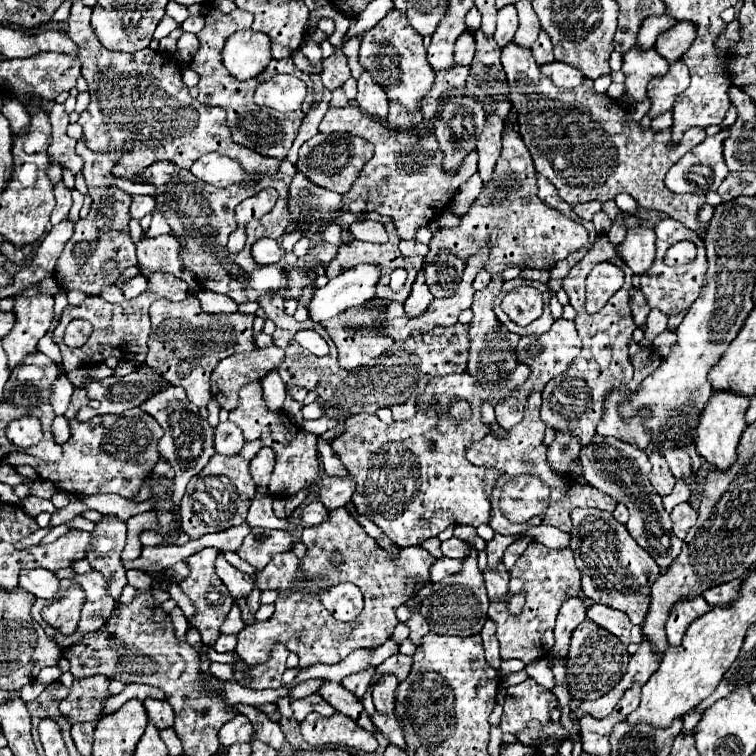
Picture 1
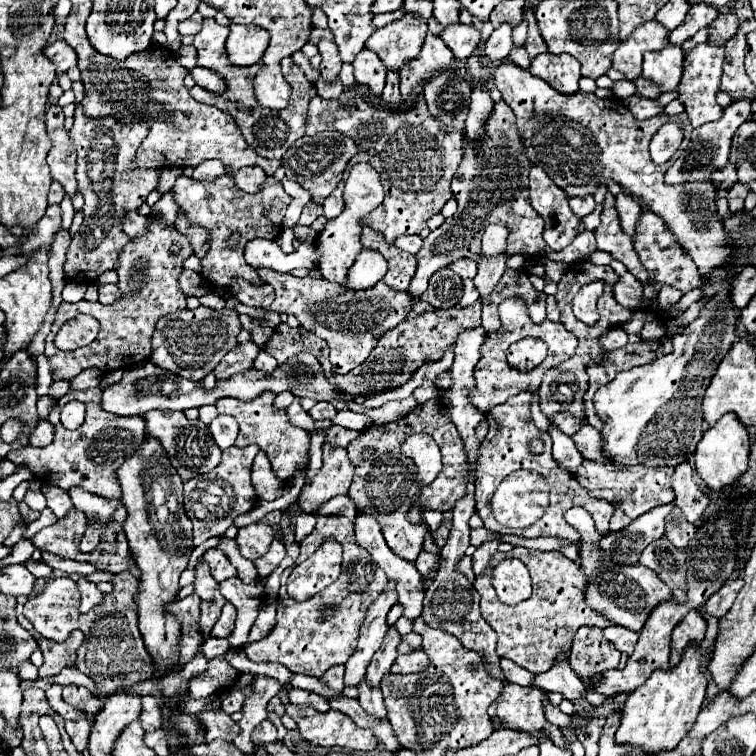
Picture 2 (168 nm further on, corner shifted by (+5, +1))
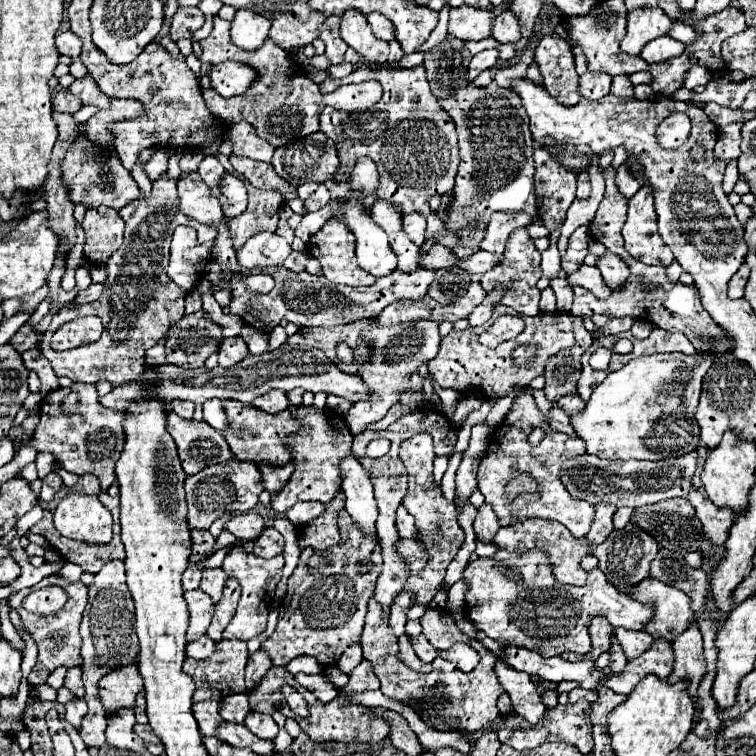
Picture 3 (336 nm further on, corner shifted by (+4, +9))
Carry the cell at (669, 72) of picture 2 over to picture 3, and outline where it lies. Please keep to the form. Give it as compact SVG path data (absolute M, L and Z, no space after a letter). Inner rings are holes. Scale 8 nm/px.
M662 36L662 38L656 38L652 42L648 42L642 50L642 60L646 60L648 64L658 64L658 62L666 62L674 56L680 56L684 52L684 44L670 38L670 36Z

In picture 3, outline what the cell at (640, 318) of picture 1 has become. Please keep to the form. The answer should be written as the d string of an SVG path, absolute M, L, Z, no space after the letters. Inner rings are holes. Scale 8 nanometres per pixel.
M606 252L604 256L598 258L598 268L602 272L602 278L604 282L612 288L612 290L618 290L624 286L626 278L630 276L630 268L622 262L622 258L618 258L616 254L610 254Z

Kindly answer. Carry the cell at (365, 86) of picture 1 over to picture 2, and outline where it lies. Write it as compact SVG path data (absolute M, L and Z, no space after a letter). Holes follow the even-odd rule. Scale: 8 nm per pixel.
M363 48L353 60L353 68L355 68L357 84L367 86L373 94L381 96L381 90L385 86L385 72L387 72L381 58L377 58L377 54L373 54L371 50Z

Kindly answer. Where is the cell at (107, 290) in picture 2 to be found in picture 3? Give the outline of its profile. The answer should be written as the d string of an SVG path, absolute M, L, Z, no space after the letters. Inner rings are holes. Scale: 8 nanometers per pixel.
M90 284L90 288L86 288L84 292L80 292L80 294L74 298L74 302L78 302L78 304L94 302L102 292L104 292L104 284Z

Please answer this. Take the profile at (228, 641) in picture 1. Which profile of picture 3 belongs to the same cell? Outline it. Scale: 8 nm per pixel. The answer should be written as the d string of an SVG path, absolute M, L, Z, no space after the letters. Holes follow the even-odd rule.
M202 636L200 640L186 644L186 656L188 658L204 660L204 658L210 658L214 654L214 650L216 650L216 642L210 636Z

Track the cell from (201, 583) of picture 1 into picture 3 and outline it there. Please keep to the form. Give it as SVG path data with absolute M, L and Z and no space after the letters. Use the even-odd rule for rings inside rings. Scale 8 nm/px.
M212 568L212 570L204 570L202 572L202 580L200 580L200 588L212 598L212 602L216 604L222 596L222 588L226 582L226 574L222 568Z

